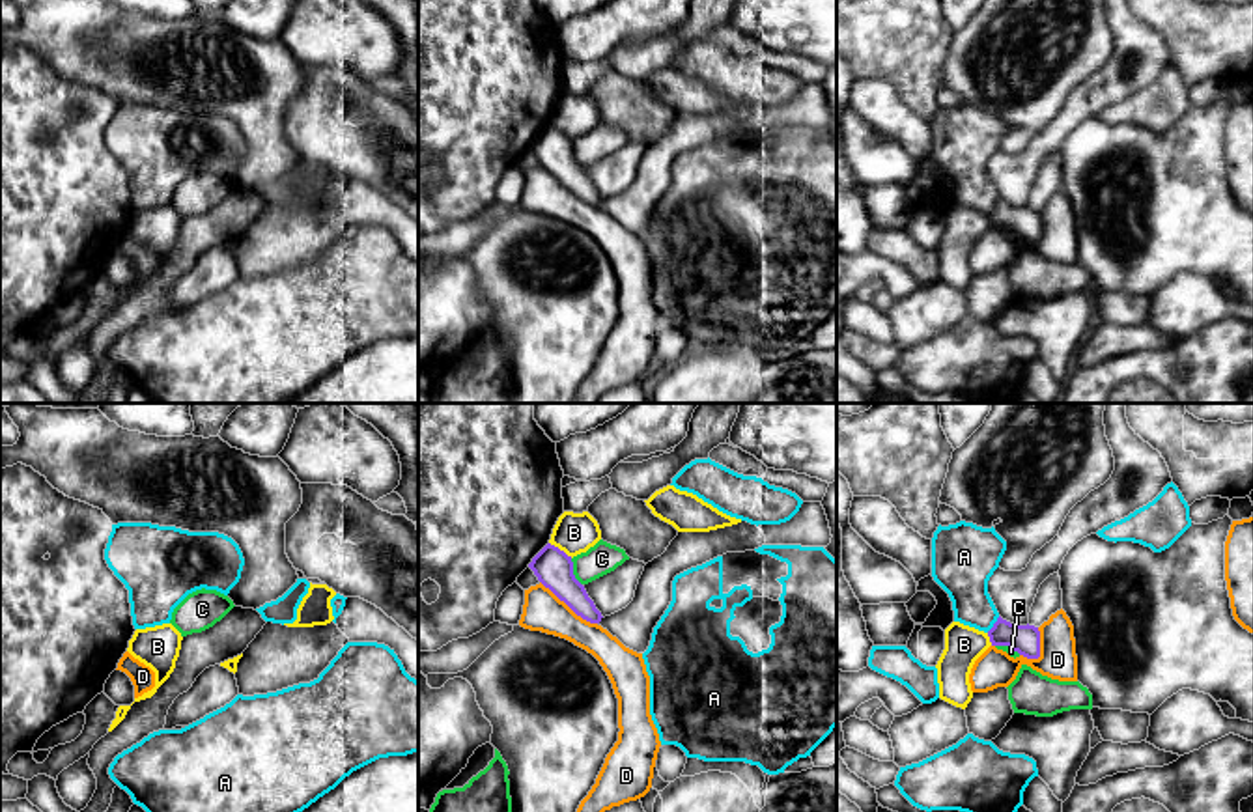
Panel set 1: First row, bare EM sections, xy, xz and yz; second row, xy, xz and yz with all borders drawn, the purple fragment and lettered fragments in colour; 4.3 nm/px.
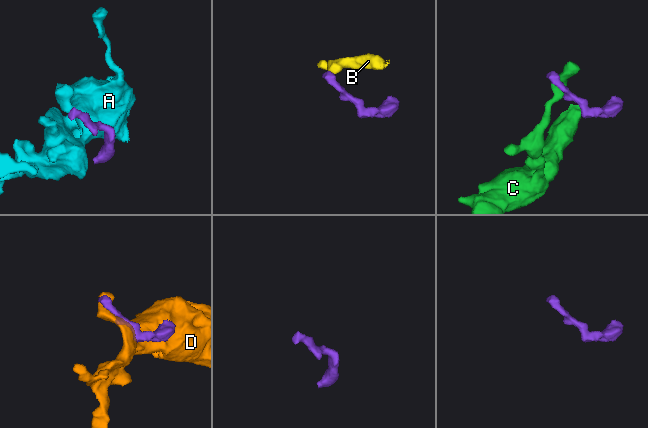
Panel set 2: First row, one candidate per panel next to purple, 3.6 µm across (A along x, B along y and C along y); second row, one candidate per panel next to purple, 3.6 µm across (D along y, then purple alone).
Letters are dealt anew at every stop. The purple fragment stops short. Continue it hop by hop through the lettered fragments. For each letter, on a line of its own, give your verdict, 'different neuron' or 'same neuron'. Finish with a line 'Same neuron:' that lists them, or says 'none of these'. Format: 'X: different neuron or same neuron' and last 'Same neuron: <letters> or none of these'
A: different neuron
B: different neuron
C: different neuron
D: different neuron
Same neuron: none of these

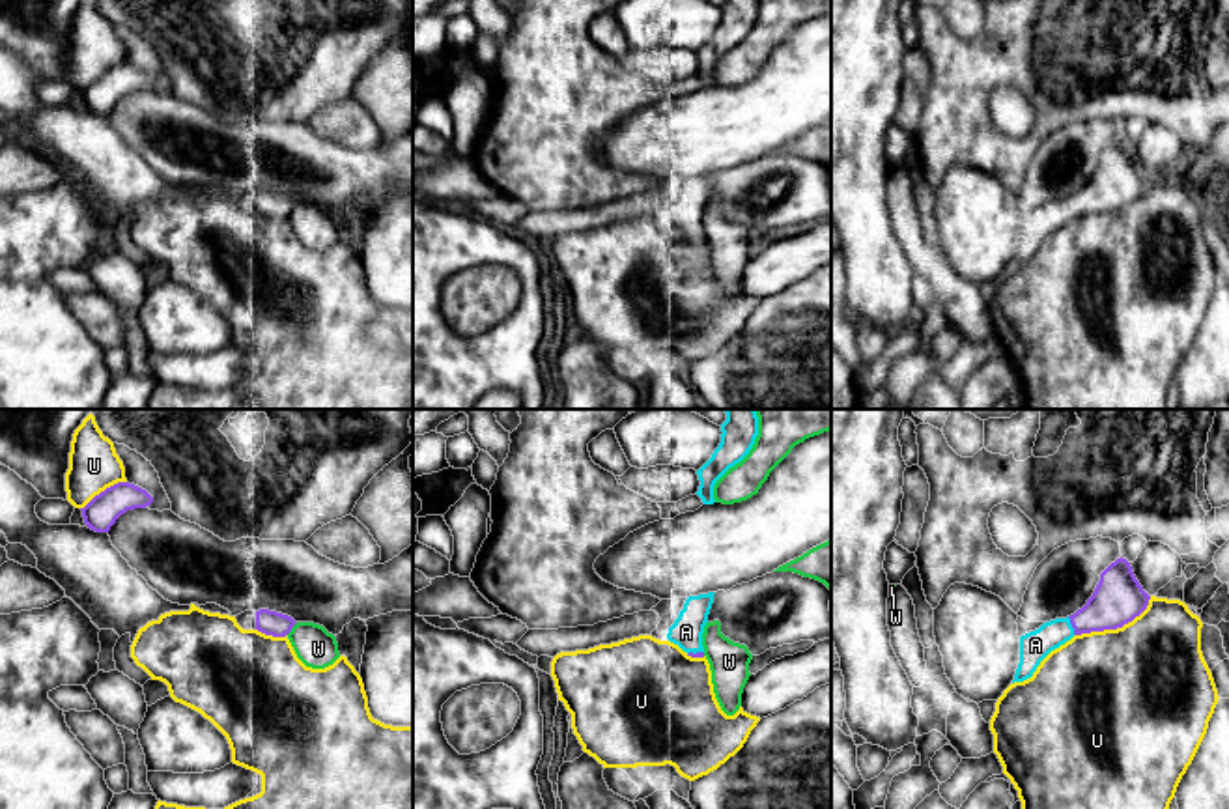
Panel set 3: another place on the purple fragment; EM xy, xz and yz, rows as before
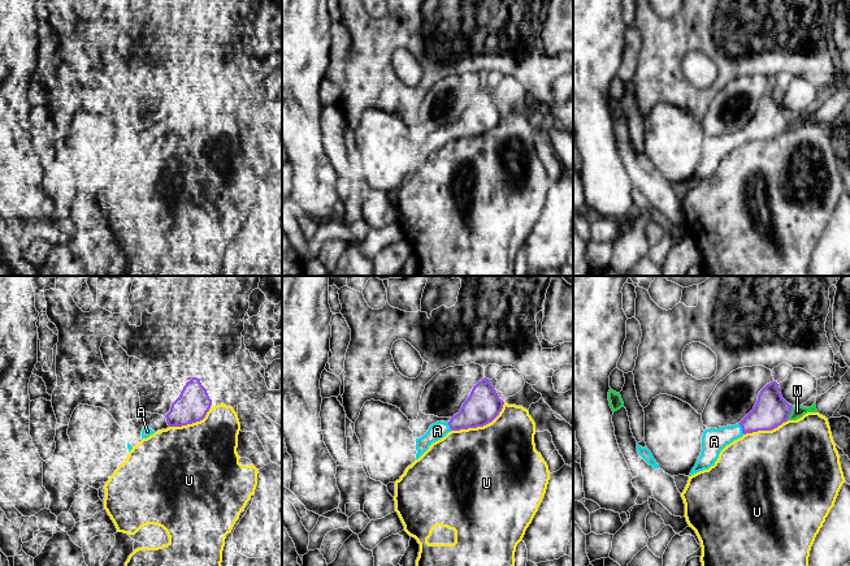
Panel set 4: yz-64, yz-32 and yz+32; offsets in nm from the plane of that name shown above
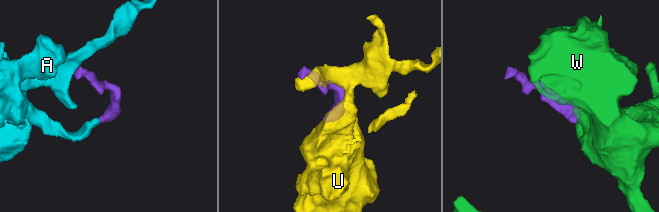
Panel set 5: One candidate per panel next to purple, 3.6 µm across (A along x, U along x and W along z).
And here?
A: same neuron
U: different neuron
W: different neuron
Same neuron: A

